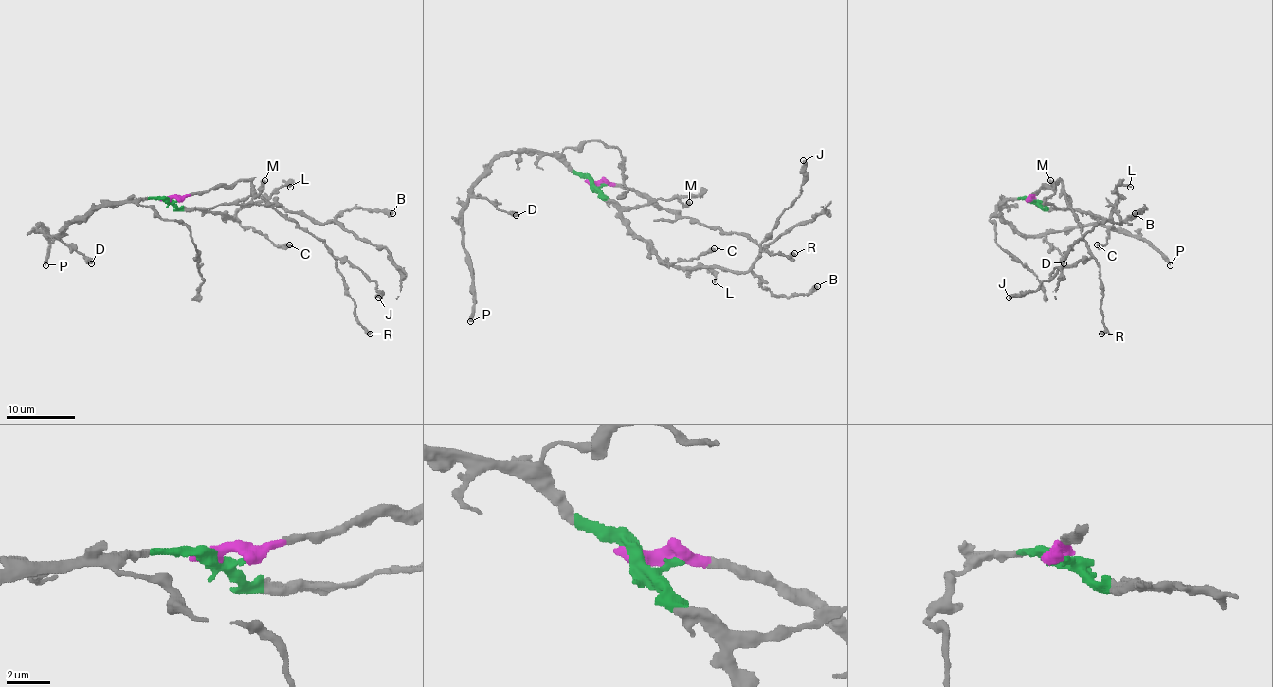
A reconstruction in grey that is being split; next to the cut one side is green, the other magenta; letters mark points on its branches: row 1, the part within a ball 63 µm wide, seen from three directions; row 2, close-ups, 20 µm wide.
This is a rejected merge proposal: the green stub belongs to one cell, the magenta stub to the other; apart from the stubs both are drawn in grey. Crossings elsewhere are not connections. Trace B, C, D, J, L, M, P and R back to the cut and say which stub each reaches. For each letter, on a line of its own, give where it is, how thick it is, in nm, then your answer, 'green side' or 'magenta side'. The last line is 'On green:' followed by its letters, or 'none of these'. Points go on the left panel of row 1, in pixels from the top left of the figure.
B: place (392, 213); calibre 550 nm; green side
C: place (289, 244); calibre 480 nm; green side
D: place (91, 263); calibre 500 nm; green side
J: place (378, 298); calibre 440 nm; magenta side
L: place (290, 187); calibre 200 nm; green side
M: place (264, 180); calibre 500 nm; green side
P: place (45, 265); calibre 340 nm; green side
R: place (370, 334); calibre 360 nm; magenta side
On green: B, C, D, L, M, P

